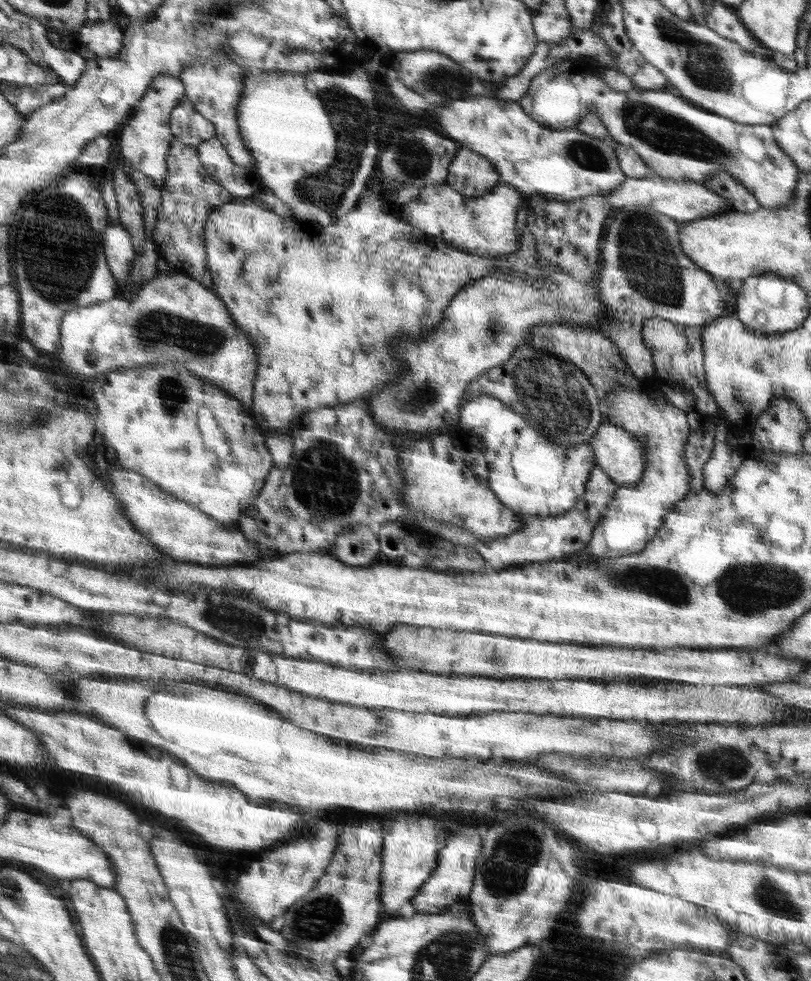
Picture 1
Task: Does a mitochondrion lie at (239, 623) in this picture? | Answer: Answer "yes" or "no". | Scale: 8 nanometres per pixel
yes

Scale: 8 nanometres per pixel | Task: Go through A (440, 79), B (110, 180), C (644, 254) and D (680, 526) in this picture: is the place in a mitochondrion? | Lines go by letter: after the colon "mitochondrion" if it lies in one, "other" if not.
A: mitochondrion
B: other
C: mitochondrion
D: other

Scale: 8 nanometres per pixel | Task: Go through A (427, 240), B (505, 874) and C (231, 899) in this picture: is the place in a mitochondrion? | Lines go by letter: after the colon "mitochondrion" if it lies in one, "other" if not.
A: other
B: mitochondrion
C: other

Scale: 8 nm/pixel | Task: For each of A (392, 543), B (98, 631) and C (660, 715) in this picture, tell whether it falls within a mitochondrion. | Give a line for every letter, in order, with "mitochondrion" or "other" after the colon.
A: other
B: other
C: other

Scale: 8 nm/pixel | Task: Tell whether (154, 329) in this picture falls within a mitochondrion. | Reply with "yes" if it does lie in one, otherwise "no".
yes

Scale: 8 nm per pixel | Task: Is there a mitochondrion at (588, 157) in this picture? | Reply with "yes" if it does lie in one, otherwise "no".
yes

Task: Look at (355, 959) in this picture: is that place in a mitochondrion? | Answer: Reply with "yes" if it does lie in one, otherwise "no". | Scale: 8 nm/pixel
no

